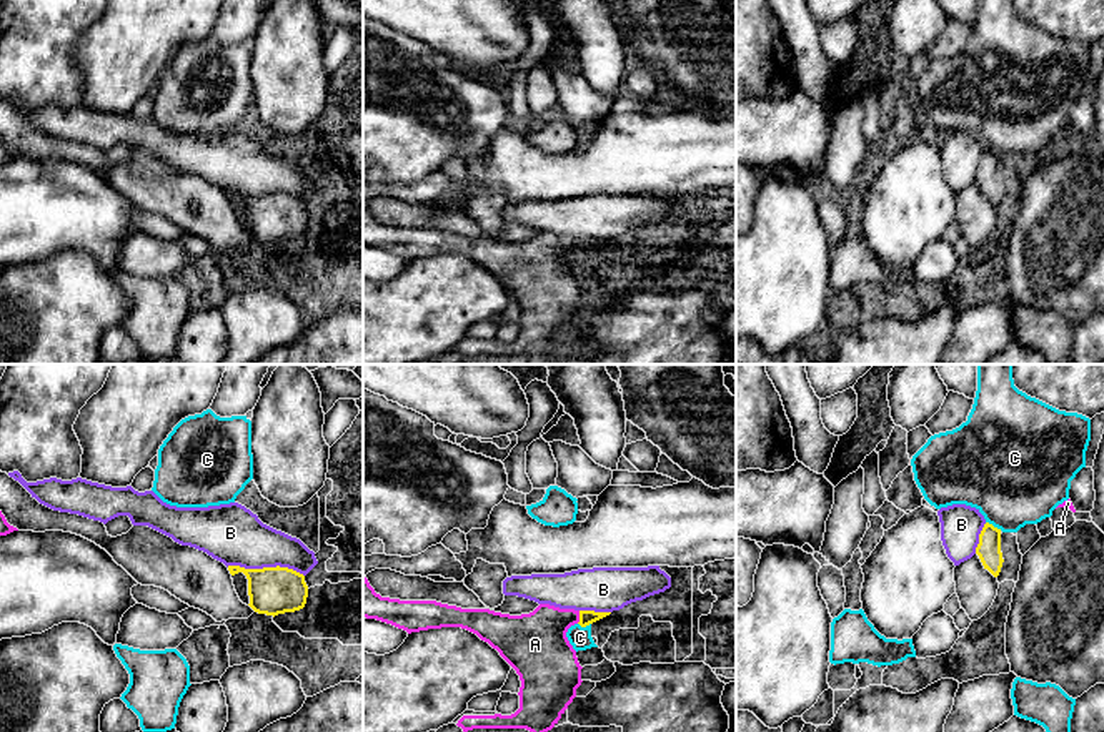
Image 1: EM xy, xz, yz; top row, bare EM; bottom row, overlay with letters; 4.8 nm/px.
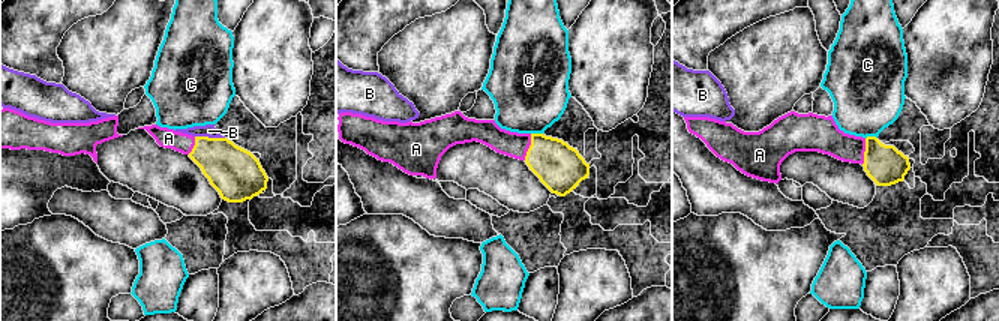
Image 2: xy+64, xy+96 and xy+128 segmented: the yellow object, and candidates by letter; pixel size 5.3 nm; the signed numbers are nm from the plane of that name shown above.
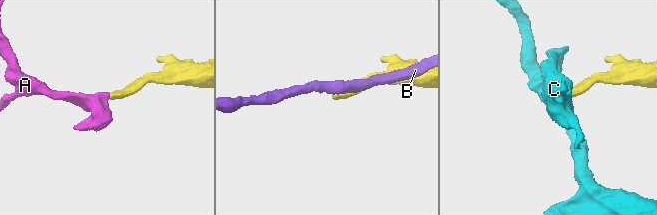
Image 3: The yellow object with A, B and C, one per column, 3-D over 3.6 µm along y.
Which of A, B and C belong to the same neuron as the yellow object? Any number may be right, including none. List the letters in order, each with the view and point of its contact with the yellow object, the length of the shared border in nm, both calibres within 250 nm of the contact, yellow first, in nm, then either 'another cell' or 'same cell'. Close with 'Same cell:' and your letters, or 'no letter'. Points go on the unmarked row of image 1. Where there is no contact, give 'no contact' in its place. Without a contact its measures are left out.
A: xz (580, 245) | 70 nm | 70/300 nm | same cell
B: xy (265, 195) | 380 nm | 220/280 nm | another cell
C: yz (993, 153) | 90 nm | 120/440 nm | another cell
Same cell: A

